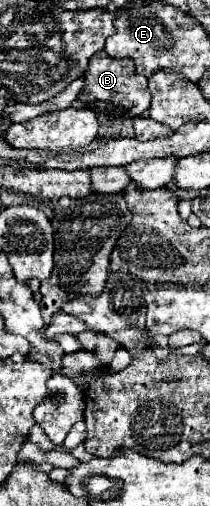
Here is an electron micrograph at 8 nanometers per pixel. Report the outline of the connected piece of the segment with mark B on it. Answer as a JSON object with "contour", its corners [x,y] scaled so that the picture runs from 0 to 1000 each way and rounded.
{"contour":[[[486,97],[448,105],[448,113],[429,113],[429,128],[400,144],[400,156],[410,156],[410,168],[371,184],[371,200],[419,211],[448,211],[457,200],[524,204],[543,219],[524,219],[514,231],[619,231],[629,235],[629,231],[667,231],[714,211],[714,180],[695,172],[695,152],[648,144],[638,121],[619,117],[543,117]]]}

